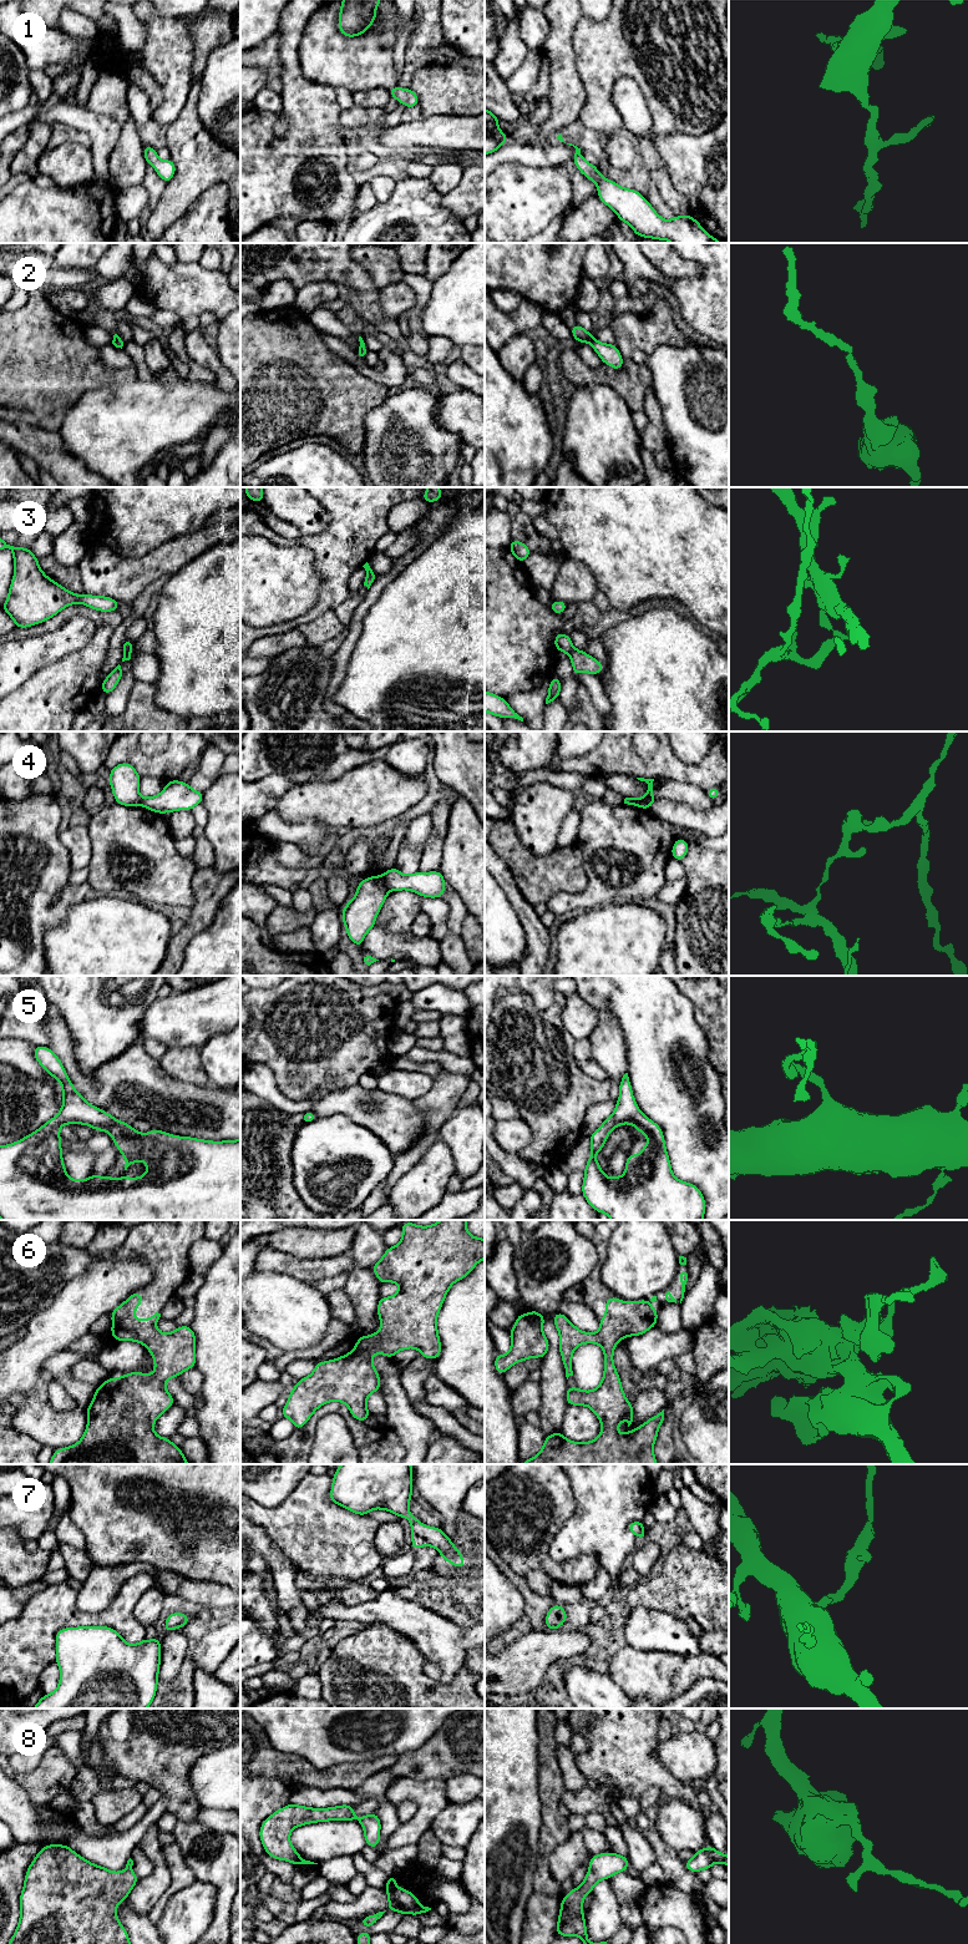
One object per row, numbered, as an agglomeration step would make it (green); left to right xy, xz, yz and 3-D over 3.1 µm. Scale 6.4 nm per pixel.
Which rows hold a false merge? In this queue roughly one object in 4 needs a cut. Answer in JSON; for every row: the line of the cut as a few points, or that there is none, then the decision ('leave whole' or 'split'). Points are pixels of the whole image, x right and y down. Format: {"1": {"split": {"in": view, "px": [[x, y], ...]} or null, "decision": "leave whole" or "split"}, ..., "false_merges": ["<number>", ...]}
{"1": {"split": null, "decision": "leave whole"}, "2": {"split": null, "decision": "leave whole"}, "3": {"split": {"in": "yz", "px": [[573, 648], [568, 653]]}, "decision": "split"}, "4": {"split": {"in": "xz", "px": [[383, 876], [384, 884], [389, 889]]}, "decision": "split"}, "5": {"split": null, "decision": "leave whole"}, "6": {"split": null, "decision": "leave whole"}, "7": {"split": null, "decision": "leave whole"}, "8": {"split": null, "decision": "leave whole"}, "false_merges": ["3", "4"]}

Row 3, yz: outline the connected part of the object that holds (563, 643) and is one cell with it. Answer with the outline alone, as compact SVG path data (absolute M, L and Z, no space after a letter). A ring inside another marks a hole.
M563 632L554 637L554 647L557 650L569 654L574 648L572 639Z

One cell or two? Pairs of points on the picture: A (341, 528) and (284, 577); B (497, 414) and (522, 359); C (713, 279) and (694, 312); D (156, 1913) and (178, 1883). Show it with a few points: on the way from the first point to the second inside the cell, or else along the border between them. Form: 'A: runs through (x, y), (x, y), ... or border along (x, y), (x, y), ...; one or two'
A: border along (284, 546), (308, 547), (323, 581); two
B: border along (497, 355), (502, 368), (512, 378), (522, 381); two
C: runs through (713, 287), (713, 293), (702, 304); one
D: runs through (160, 1905), (171, 1891); one

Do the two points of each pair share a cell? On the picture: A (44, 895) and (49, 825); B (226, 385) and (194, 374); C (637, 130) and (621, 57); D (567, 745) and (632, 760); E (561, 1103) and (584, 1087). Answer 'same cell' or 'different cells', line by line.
A: same cell
B: different cells
C: different cells
D: different cells
E: same cell

